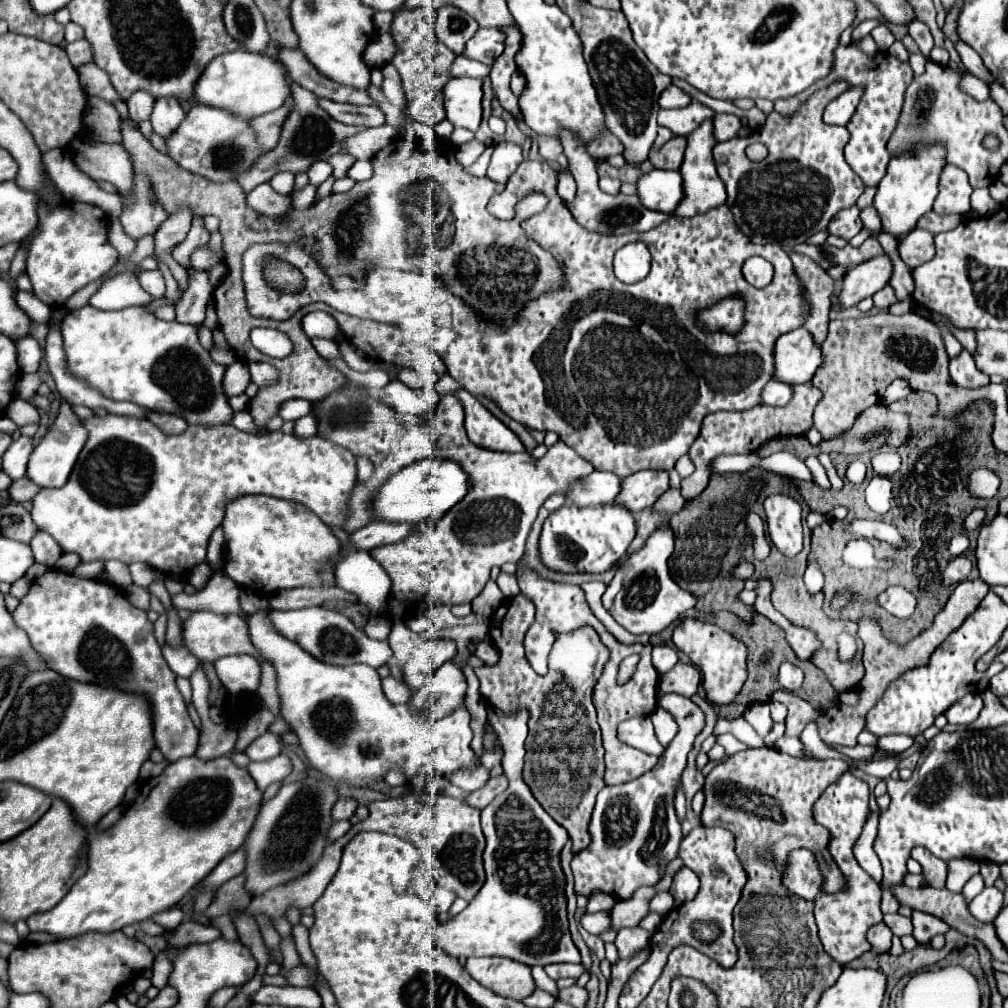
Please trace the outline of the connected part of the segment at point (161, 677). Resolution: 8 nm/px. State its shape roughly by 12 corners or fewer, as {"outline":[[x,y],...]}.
{"outline":[[51,569],[13,621],[49,669],[143,695],[167,761],[199,729],[147,611]]}

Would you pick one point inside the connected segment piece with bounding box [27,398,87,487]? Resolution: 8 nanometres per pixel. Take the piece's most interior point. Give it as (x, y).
(51, 462)

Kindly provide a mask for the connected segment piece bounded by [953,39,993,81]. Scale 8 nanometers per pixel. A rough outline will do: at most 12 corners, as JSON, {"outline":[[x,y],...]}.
{"outline":[[955,41],[961,63],[983,81],[993,81],[979,57],[965,41]]}

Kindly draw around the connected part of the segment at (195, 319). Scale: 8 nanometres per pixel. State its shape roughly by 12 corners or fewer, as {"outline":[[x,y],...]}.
{"outline":[[189,271],[177,321],[203,323],[213,295],[207,271]]}

